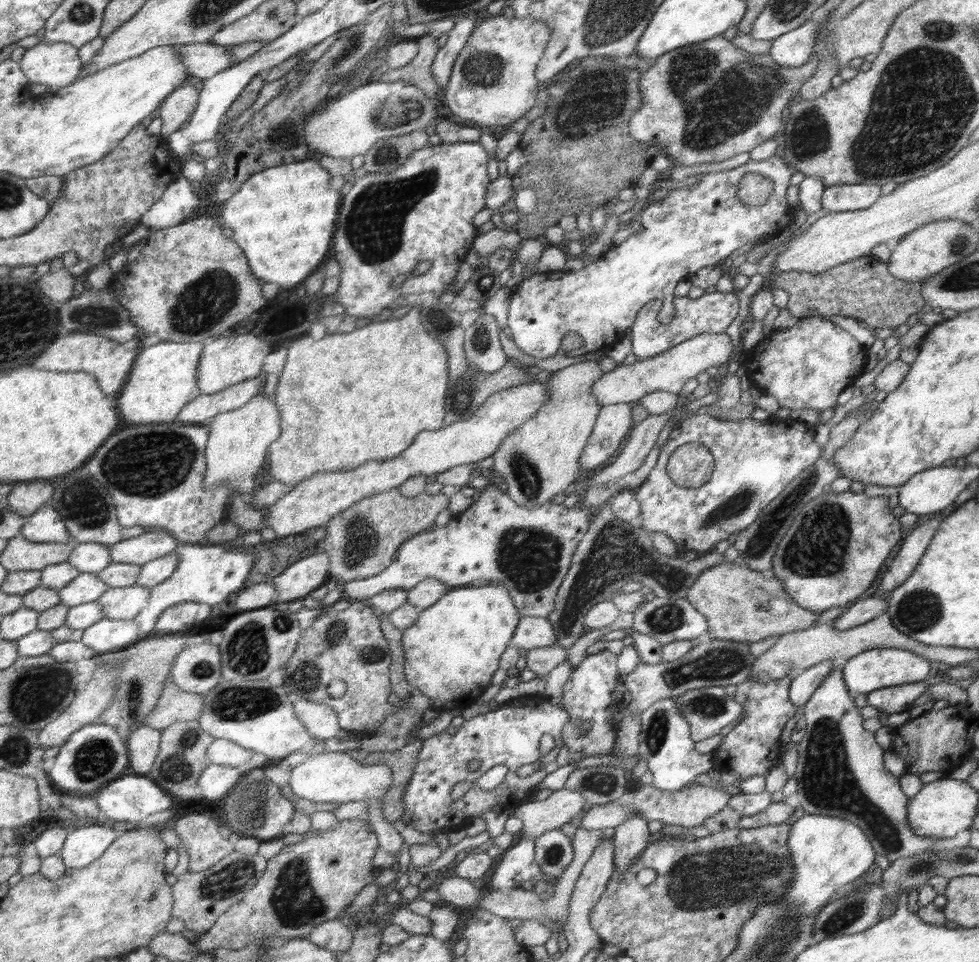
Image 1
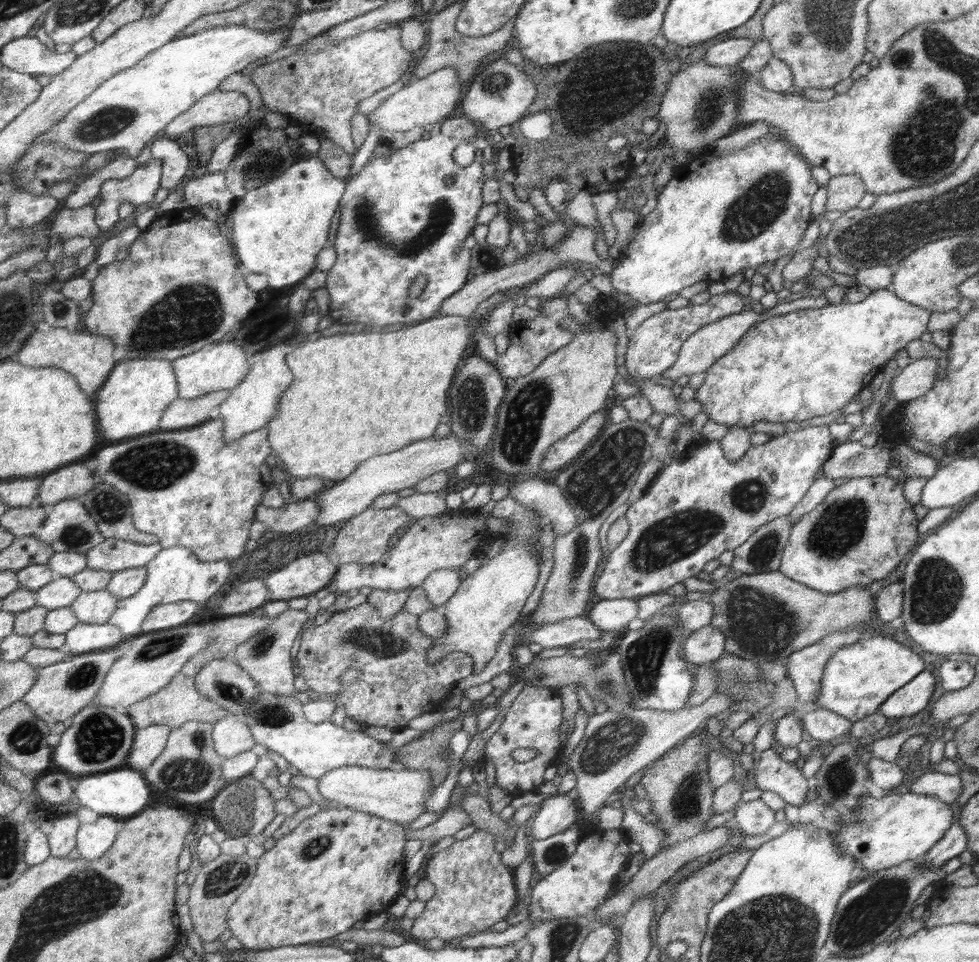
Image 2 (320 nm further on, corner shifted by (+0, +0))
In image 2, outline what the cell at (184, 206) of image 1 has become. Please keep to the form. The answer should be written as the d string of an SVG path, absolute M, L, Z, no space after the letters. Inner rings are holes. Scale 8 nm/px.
M175 138L157 139L149 147L152 158L161 160L161 187L169 191L182 186L185 183L182 177L188 170L188 155L180 149Z

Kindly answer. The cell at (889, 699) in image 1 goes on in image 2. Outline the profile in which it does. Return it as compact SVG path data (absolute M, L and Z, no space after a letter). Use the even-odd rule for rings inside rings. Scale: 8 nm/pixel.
M925 668L908 684L893 692L881 705L879 713L889 718L903 718L905 720L924 710L934 689L936 680L931 668Z

